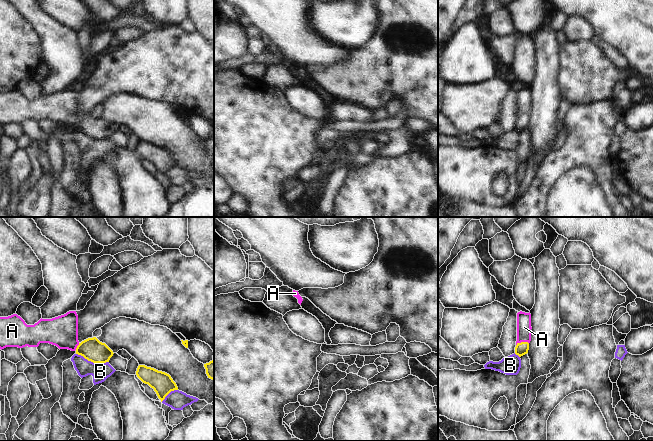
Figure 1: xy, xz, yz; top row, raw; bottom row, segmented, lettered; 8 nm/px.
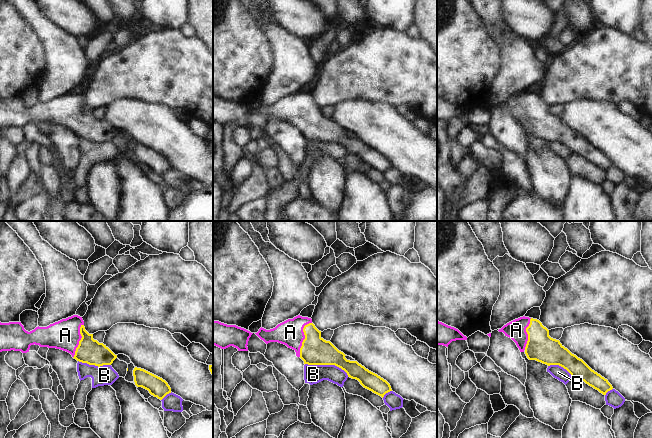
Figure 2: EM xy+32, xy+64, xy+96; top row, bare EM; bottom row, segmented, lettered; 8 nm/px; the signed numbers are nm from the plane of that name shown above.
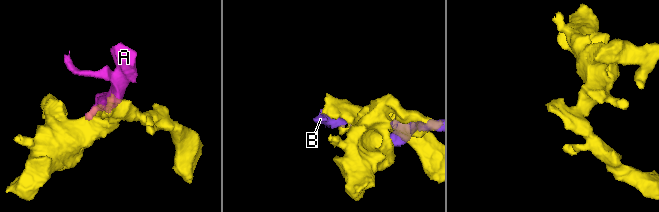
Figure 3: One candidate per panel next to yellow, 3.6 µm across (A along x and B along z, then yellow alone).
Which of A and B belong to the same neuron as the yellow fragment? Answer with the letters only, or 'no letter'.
A

